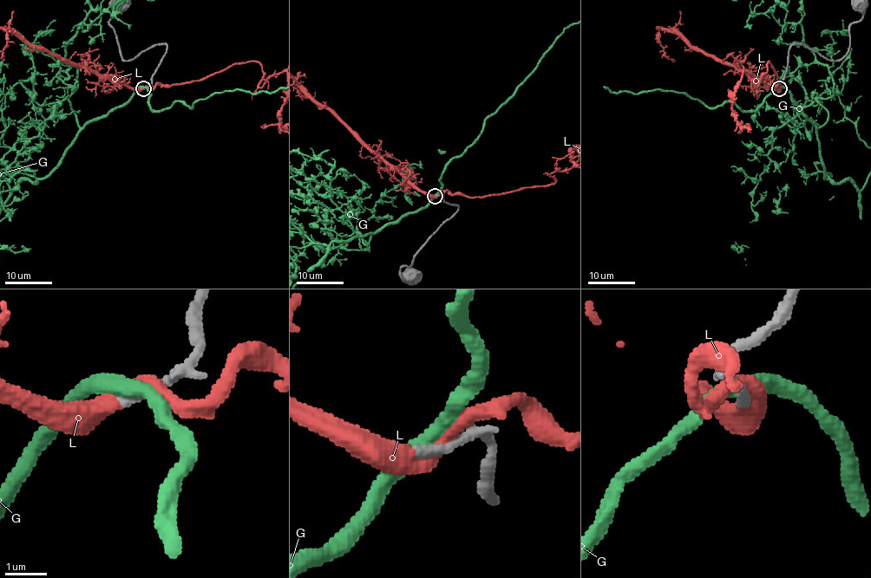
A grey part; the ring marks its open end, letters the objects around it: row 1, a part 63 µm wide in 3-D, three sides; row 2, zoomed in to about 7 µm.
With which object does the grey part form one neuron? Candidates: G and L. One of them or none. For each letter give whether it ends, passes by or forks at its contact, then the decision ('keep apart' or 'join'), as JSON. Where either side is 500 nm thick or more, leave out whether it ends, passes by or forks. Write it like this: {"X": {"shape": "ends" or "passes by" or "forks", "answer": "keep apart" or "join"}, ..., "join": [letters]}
{"G": {"shape": "passes by", "answer": "keep apart"}, "L": {"shape": "passes by", "answer": "join"}, "join": ["L"]}

